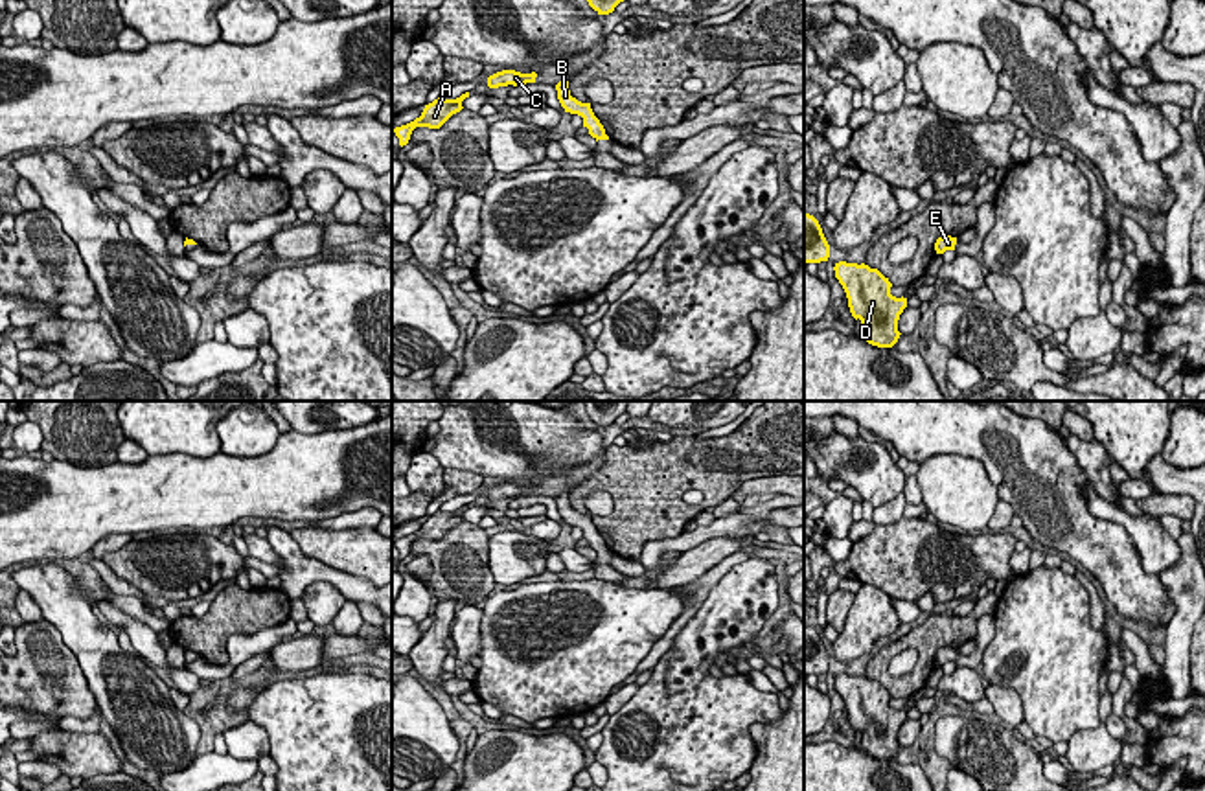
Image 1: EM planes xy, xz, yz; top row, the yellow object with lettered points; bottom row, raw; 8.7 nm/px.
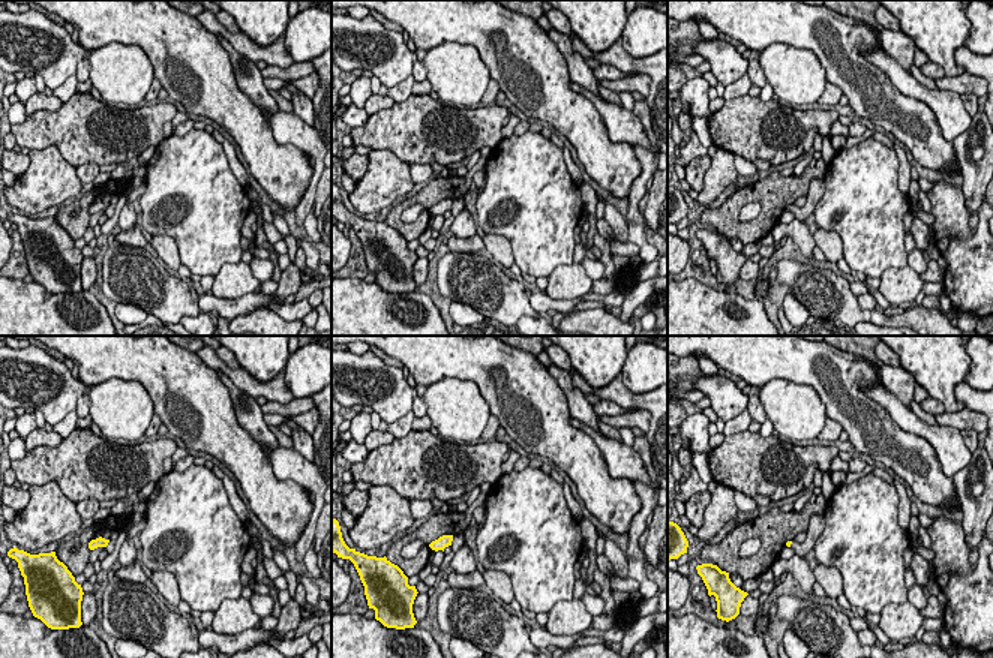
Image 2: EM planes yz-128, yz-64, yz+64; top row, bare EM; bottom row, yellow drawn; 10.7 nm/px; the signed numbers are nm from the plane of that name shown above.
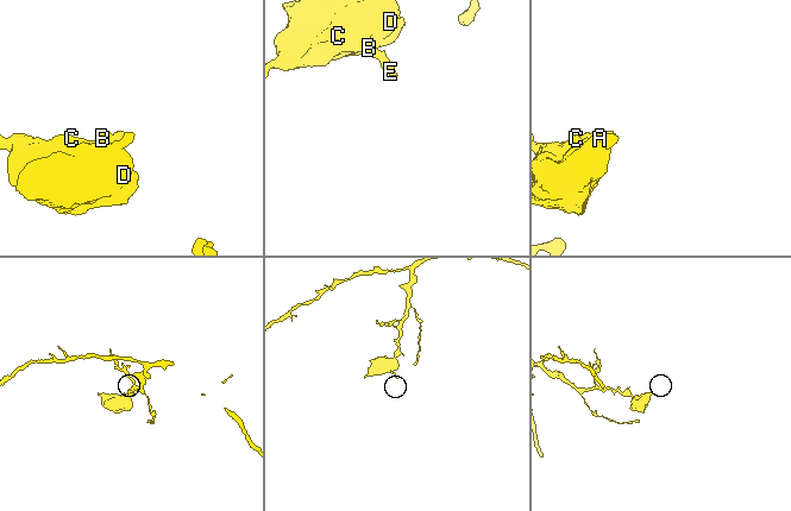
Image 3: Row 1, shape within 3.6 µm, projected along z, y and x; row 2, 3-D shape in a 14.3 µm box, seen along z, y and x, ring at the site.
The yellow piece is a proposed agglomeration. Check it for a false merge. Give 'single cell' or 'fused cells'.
single cell

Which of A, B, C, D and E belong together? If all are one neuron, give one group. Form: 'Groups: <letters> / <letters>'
Groups: A B C D E

